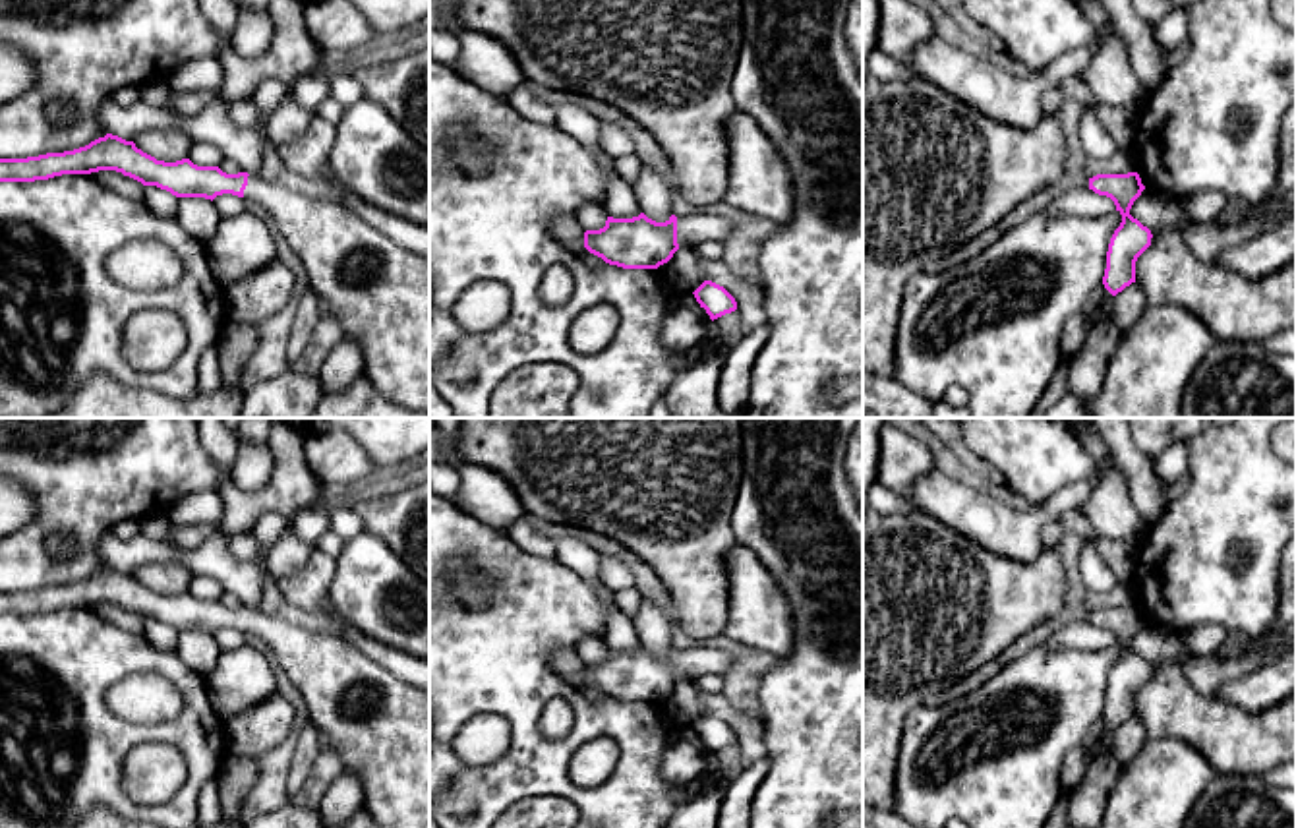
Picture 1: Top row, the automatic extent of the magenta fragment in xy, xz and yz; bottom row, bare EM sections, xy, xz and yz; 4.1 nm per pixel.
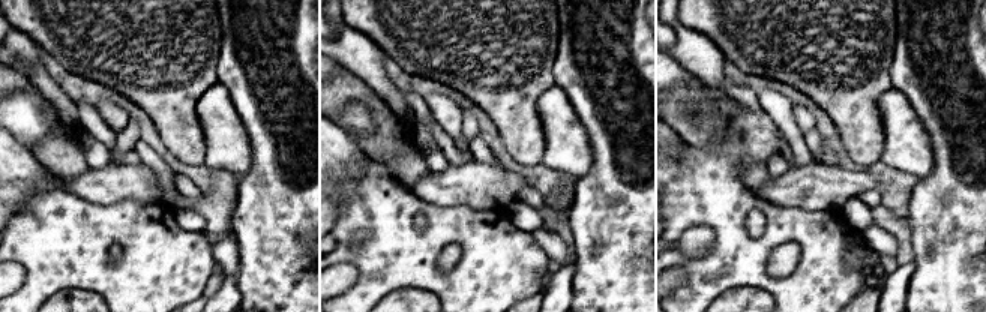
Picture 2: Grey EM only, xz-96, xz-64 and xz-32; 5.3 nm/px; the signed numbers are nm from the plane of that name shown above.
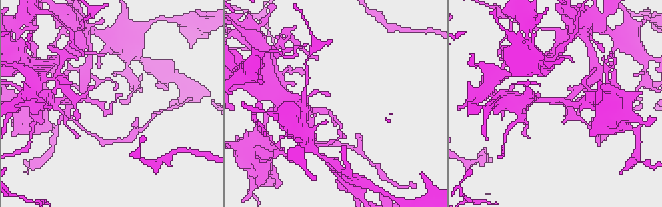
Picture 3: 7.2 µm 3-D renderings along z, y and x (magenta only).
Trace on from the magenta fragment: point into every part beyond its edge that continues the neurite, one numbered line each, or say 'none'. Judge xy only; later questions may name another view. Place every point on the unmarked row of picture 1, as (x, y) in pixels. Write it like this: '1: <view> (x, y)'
1: xy (378, 724)

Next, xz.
1: xz (695, 662)

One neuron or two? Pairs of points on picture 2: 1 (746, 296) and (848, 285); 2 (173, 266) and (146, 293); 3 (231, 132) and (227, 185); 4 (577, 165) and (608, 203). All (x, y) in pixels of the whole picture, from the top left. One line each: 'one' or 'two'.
1: two
2: one
3: two
4: two

